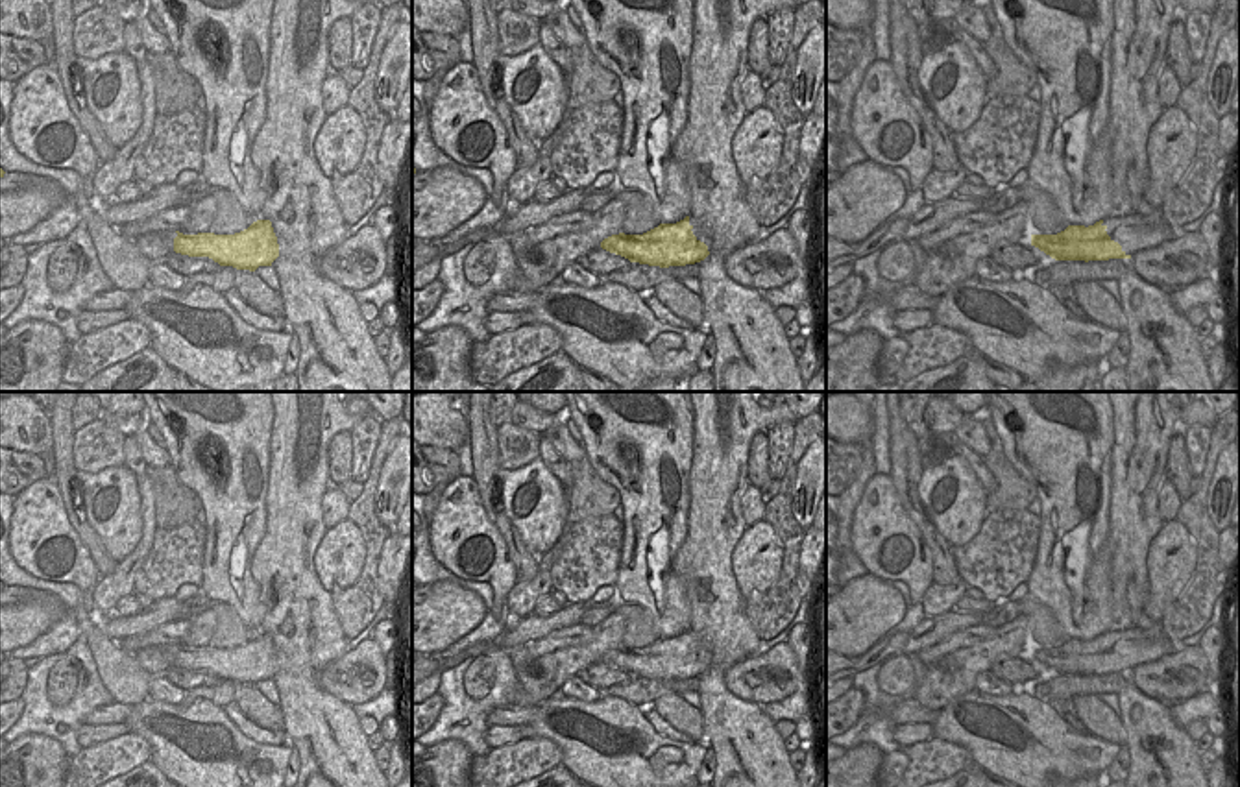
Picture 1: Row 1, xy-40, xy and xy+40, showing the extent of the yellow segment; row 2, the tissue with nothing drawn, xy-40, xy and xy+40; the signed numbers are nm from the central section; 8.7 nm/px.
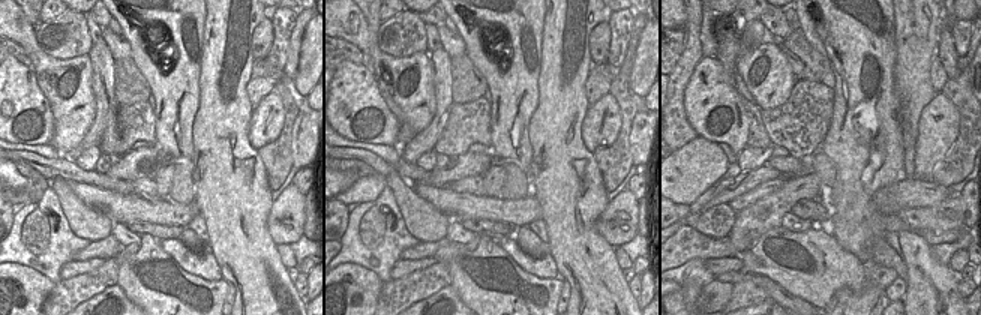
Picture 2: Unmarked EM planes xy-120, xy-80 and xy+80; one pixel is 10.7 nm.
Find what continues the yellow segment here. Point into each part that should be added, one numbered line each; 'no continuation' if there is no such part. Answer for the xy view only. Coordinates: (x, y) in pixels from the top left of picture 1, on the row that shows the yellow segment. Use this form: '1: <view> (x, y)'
1: xy (697, 230)

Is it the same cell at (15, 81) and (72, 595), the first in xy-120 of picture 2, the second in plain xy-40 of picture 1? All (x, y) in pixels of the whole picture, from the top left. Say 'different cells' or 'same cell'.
different cells

